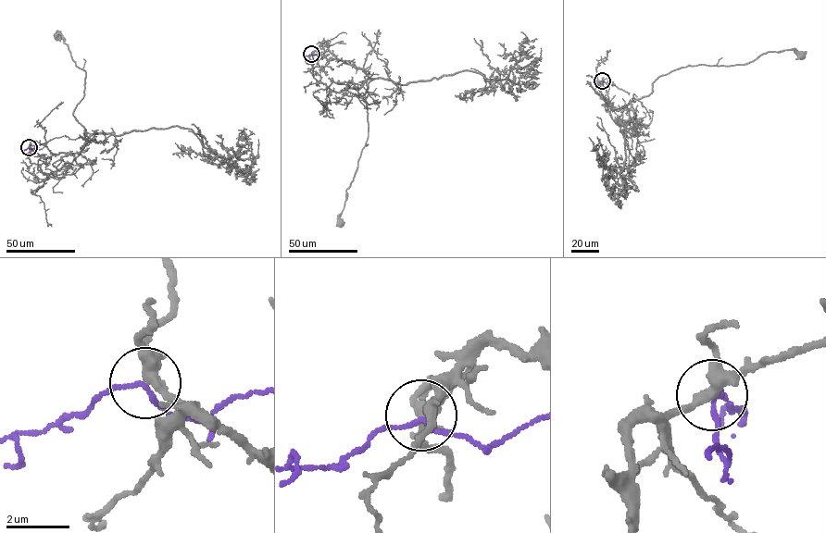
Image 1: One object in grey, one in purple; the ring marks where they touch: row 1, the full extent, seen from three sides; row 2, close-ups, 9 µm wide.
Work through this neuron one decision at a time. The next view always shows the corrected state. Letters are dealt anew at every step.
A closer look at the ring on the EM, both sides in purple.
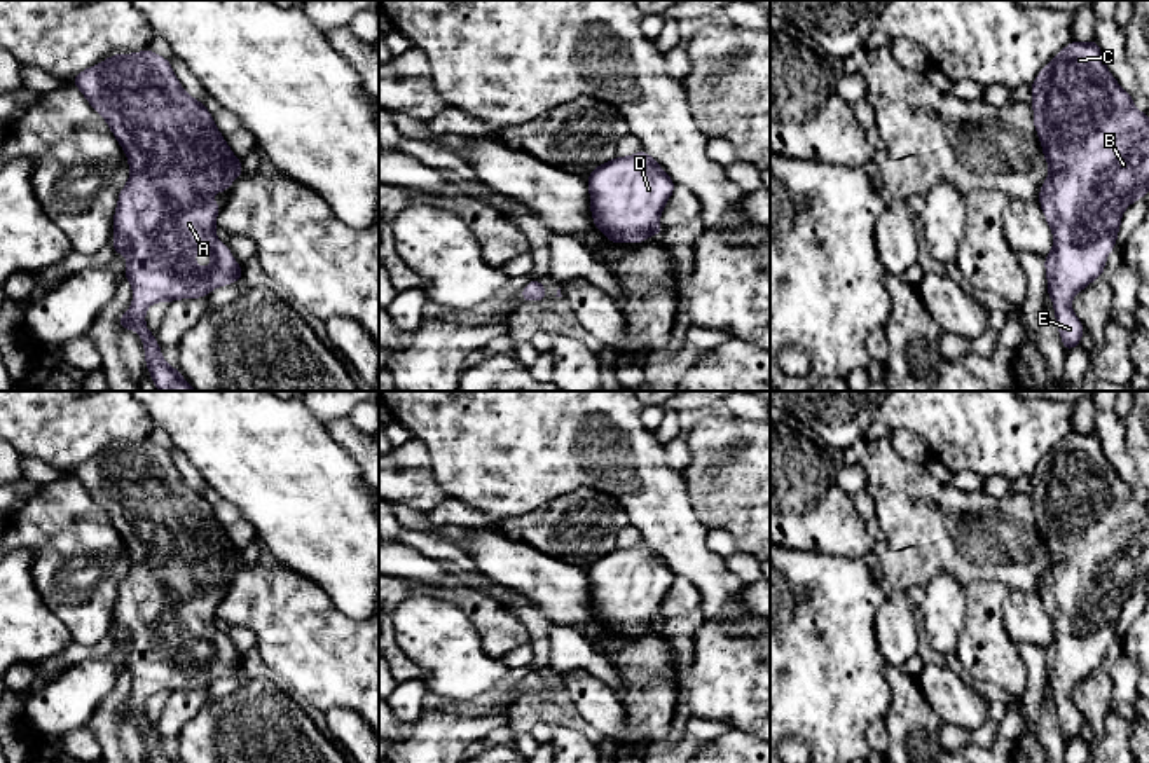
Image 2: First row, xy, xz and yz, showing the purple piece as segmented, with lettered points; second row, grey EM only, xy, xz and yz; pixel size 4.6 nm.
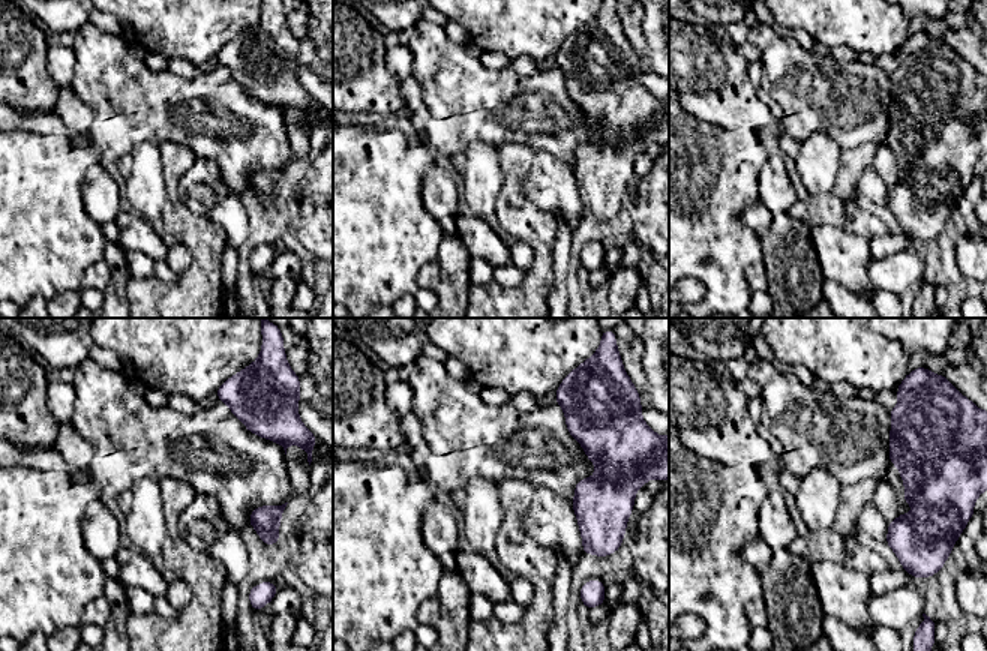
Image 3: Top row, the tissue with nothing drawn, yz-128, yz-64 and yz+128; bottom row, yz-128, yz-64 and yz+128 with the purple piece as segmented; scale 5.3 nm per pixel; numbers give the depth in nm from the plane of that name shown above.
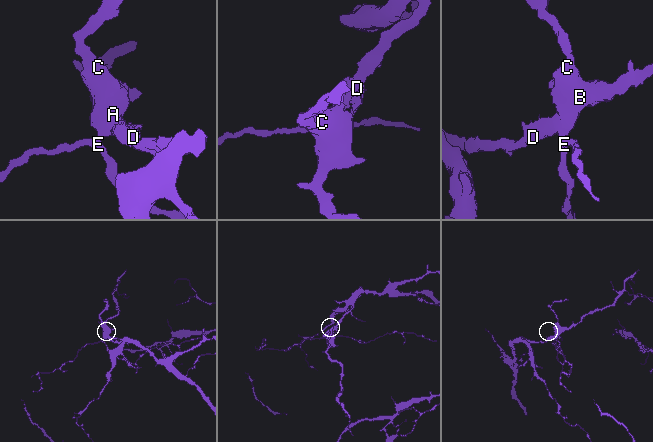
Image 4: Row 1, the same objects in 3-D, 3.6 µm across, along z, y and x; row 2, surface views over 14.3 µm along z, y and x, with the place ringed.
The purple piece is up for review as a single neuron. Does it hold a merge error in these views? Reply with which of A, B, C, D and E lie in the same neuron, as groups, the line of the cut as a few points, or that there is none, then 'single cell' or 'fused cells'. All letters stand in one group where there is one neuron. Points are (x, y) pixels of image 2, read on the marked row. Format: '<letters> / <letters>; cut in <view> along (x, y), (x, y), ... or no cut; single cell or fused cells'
A B C D E; no cut; single cell

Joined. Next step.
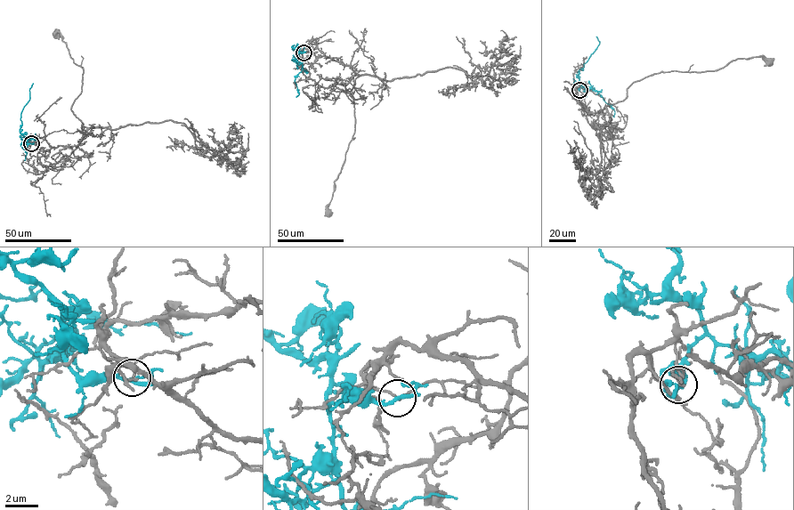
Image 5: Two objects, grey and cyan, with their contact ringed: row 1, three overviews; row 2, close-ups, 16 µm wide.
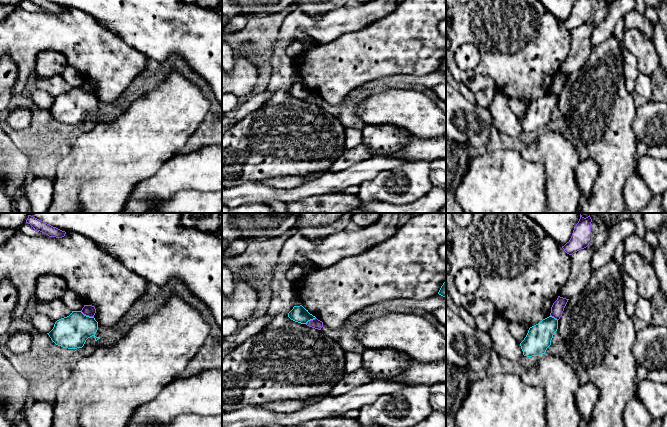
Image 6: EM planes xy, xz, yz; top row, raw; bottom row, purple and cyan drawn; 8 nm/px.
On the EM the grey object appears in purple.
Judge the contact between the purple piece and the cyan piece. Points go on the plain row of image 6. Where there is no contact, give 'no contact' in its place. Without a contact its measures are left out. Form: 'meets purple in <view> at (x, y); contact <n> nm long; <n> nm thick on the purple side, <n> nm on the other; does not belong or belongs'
meets purple in xy at (87, 91); contact 120 nm long; 90 nm thick on the purple side, 260 nm on the other; does not belong

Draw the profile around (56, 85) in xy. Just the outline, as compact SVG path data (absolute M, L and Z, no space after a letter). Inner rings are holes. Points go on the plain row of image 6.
M55 75L48 78L37 78L37 88L46 91L56 98L57 96L67 93L72 86L63 78L62 75Z

